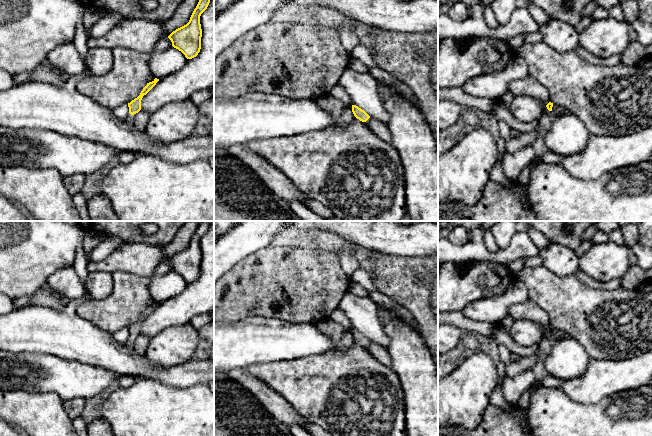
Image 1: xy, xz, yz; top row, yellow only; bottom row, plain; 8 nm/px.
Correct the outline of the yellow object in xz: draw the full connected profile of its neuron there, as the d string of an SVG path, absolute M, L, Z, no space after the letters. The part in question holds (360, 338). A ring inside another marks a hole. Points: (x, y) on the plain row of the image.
M352 329L352 336L354 340L362 346L366 346L370 340L361 332L356 329Z

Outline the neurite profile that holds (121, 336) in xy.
M128 327L119 329L113 334L113 338L120 344L127 344L131 338L129 337Z

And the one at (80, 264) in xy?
M78 250L72 267L74 268L74 270L76 271L77 275L79 276L79 278L81 279L81 281L84 285L86 284L86 279L89 274L89 272L87 270L88 262L89 262L89 260L85 256L85 254L80 253Z

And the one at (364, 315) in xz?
M346 292L339 308L347 315L353 329L364 334L370 341L387 348L390 338L384 330L378 304L369 296L356 296Z

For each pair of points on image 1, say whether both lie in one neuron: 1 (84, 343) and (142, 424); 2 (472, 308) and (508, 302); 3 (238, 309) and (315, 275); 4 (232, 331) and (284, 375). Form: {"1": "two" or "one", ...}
{"1": "two", "2": "one", "3": "one", "4": "two"}

